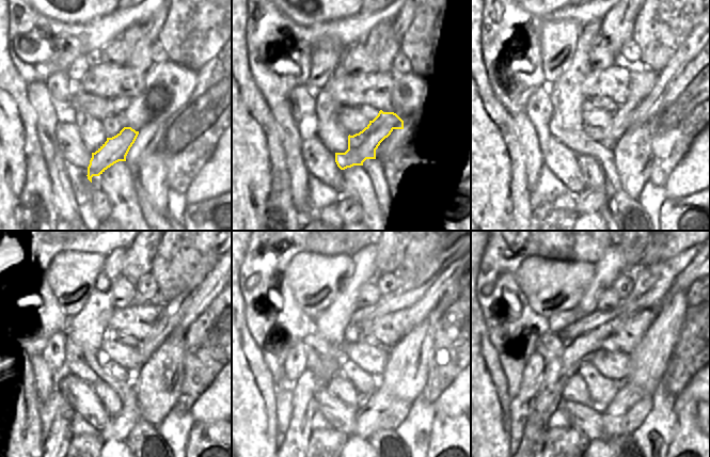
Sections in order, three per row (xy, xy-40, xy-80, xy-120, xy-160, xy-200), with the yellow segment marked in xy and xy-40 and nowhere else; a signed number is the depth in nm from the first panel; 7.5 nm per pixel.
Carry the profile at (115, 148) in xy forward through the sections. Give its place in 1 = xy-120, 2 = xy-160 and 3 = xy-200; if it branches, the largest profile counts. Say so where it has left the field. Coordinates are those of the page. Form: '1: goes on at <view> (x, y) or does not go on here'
1: goes on at xy-120 (176, 311)
2: goes on at xy-160 (415, 314)
3: goes on at xy-200 (688, 277)

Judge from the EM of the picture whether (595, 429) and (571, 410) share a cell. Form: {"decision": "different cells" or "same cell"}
{"decision": "same cell"}

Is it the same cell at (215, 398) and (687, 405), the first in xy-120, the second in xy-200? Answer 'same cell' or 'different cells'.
different cells

